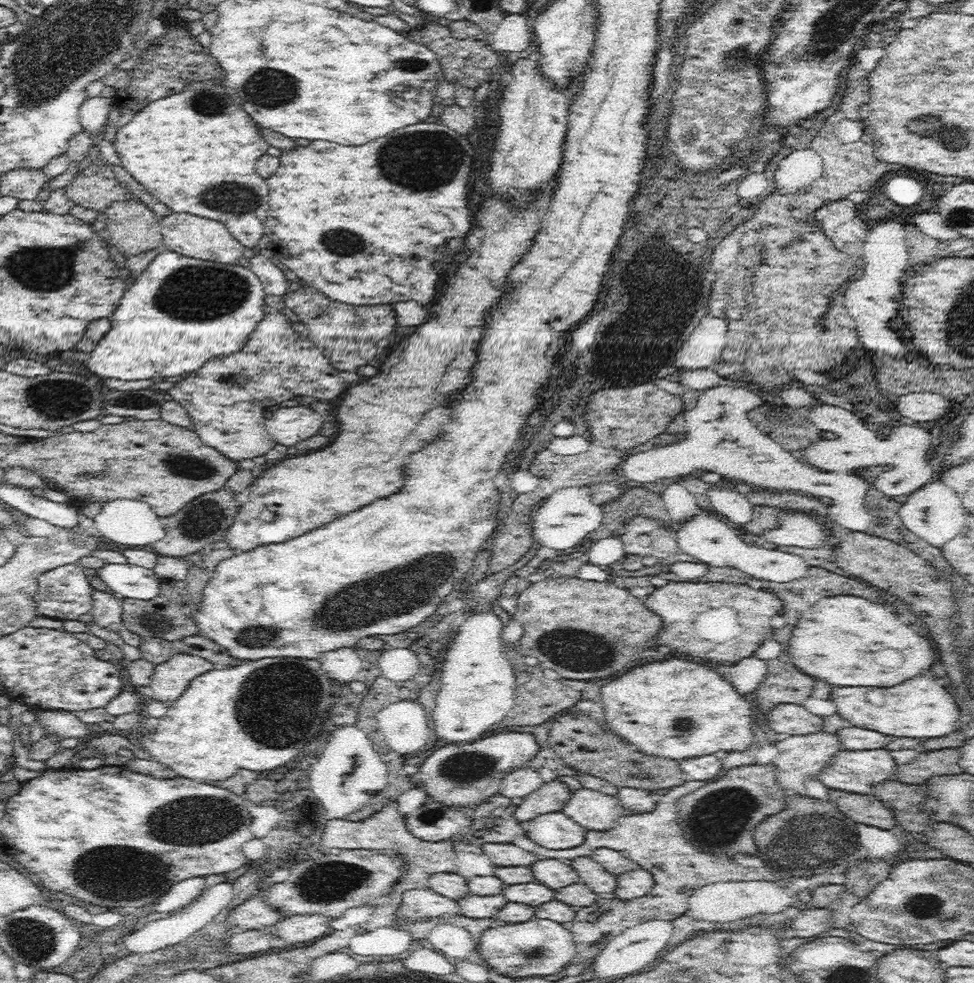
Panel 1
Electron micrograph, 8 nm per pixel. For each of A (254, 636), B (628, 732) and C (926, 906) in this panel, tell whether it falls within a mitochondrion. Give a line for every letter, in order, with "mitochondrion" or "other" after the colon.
A: mitochondrion
B: other
C: mitochondrion

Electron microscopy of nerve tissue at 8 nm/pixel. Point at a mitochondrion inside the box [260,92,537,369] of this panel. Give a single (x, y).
(429, 160)

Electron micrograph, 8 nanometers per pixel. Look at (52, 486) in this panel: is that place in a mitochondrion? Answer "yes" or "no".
no

